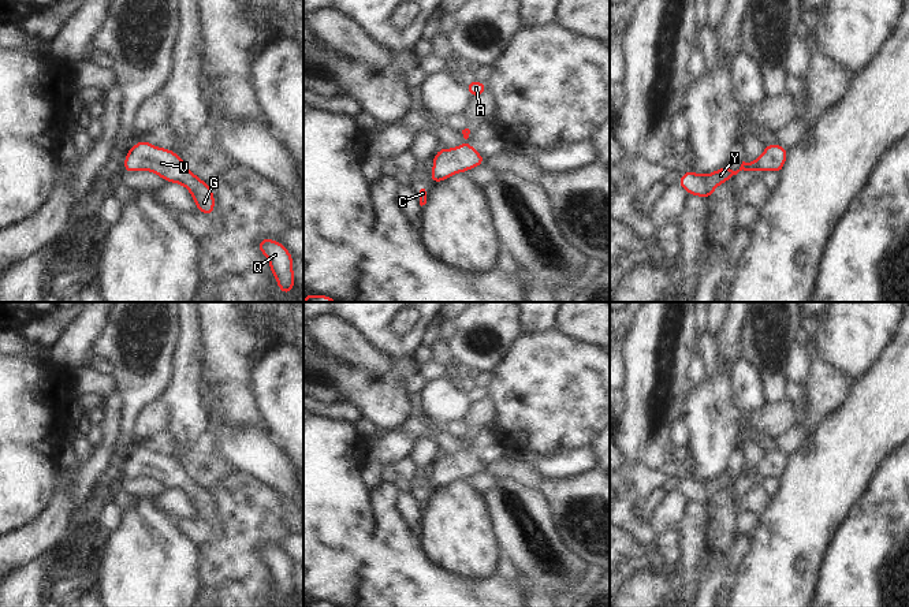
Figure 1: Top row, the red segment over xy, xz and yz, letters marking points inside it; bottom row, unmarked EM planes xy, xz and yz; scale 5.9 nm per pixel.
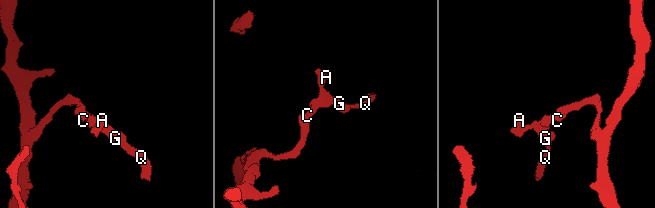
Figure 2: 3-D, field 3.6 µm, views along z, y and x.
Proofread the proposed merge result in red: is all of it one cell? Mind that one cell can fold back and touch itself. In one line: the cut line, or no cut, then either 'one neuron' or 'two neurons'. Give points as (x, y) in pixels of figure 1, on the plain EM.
no cut | one neuron

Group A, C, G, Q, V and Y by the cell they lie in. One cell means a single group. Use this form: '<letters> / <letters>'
A C G Q V Y

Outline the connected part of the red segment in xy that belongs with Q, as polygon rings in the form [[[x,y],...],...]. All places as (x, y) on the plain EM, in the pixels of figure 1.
[[[269,544],[261,545],[257,554],[269,567],[282,600],[291,599],[294,596],[293,561],[279,547]]]

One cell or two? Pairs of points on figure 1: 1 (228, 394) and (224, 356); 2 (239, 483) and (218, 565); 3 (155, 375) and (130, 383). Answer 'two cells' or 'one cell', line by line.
1: one cell
2: one cell
3: one cell

